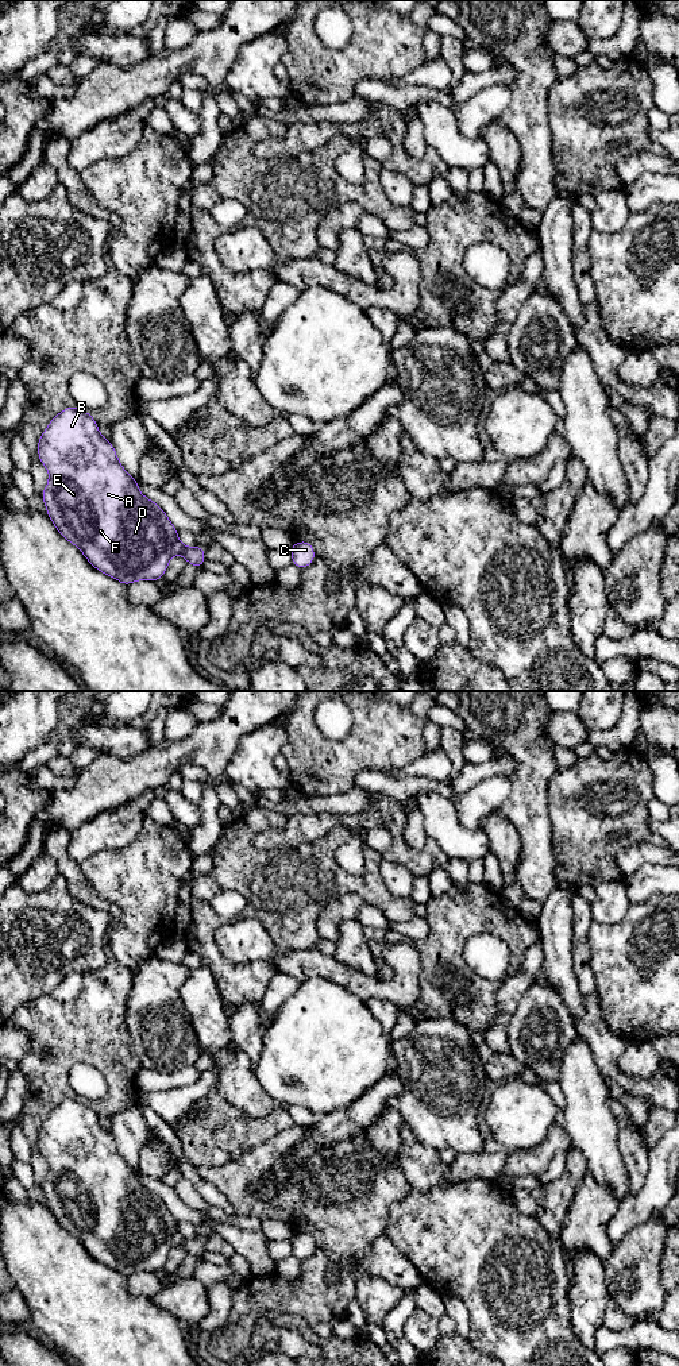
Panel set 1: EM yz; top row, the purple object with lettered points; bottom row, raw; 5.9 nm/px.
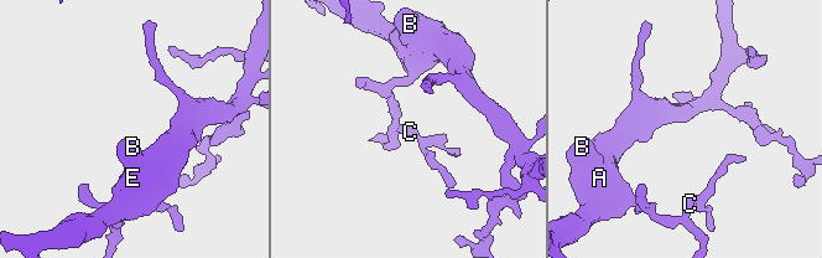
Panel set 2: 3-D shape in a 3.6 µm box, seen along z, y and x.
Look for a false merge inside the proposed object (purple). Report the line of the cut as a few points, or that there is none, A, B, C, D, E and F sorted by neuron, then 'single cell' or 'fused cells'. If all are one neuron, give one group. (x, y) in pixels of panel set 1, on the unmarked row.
no cut | A B C D E F | single cell

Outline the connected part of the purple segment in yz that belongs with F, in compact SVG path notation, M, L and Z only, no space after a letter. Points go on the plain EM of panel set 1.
M69 1097L54 1107L38 1131L38 1147L50 1166L40 1184L49 1209L96 1261L128 1277L138 1272L157 1273L175 1246L202 1259L205 1239L181 1235L167 1205L138 1182L140 1173L120 1155L111 1131L100 1126L89 1103Z

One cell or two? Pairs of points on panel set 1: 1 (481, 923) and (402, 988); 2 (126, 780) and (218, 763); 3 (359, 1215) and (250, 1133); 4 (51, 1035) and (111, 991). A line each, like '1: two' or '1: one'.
1: two
2: one
3: two
4: one

